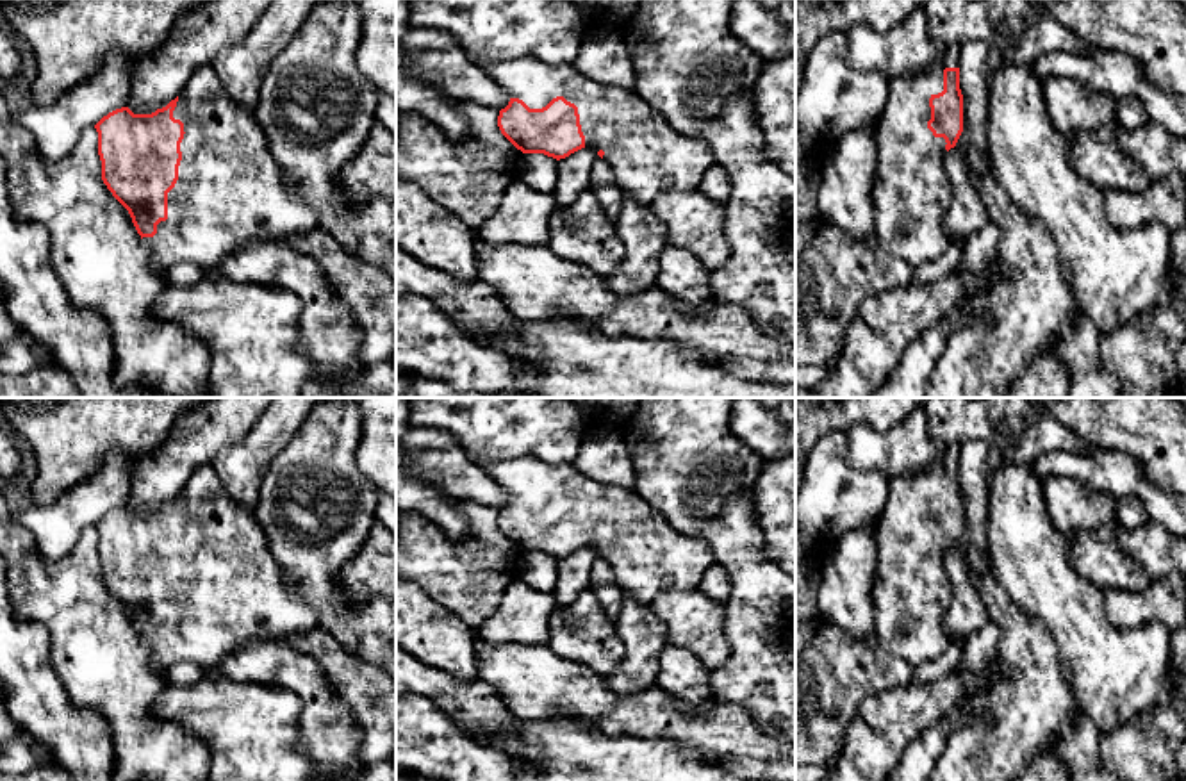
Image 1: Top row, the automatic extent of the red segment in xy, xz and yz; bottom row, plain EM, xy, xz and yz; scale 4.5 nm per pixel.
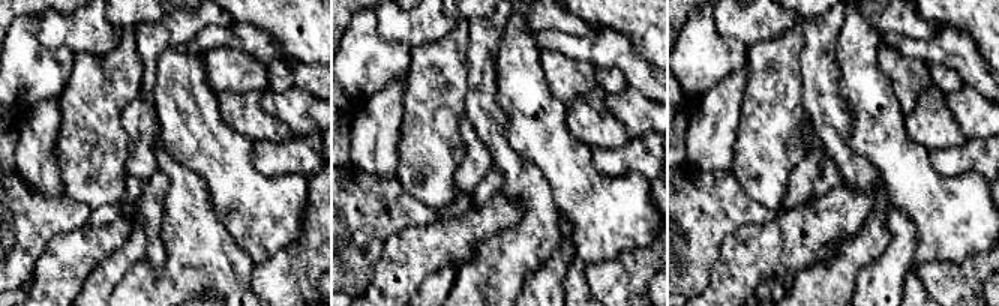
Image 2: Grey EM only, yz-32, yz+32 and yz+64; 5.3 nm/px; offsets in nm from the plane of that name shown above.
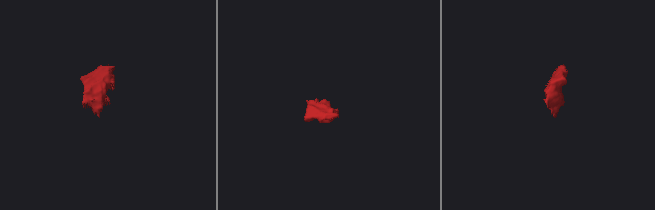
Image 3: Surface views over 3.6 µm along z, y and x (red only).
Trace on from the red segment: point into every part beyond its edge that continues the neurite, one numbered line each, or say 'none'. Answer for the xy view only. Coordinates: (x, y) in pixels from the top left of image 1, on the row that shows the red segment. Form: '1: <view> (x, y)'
1: xy (230, 193)

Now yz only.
1: yz (912, 193)

